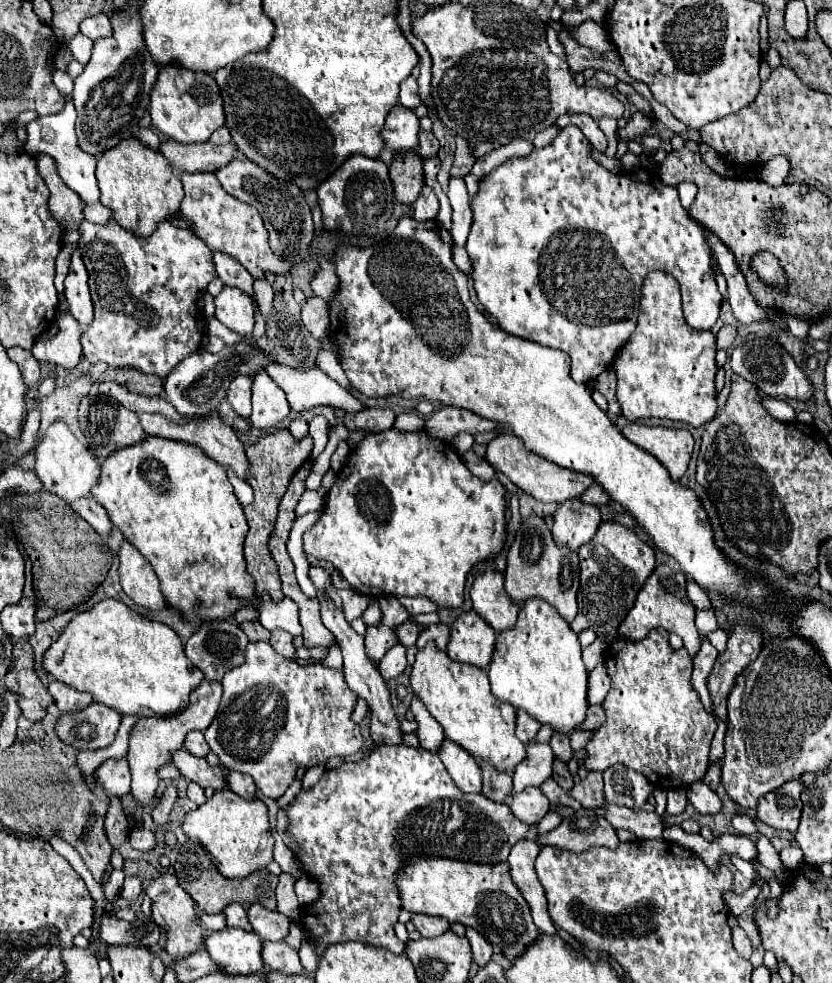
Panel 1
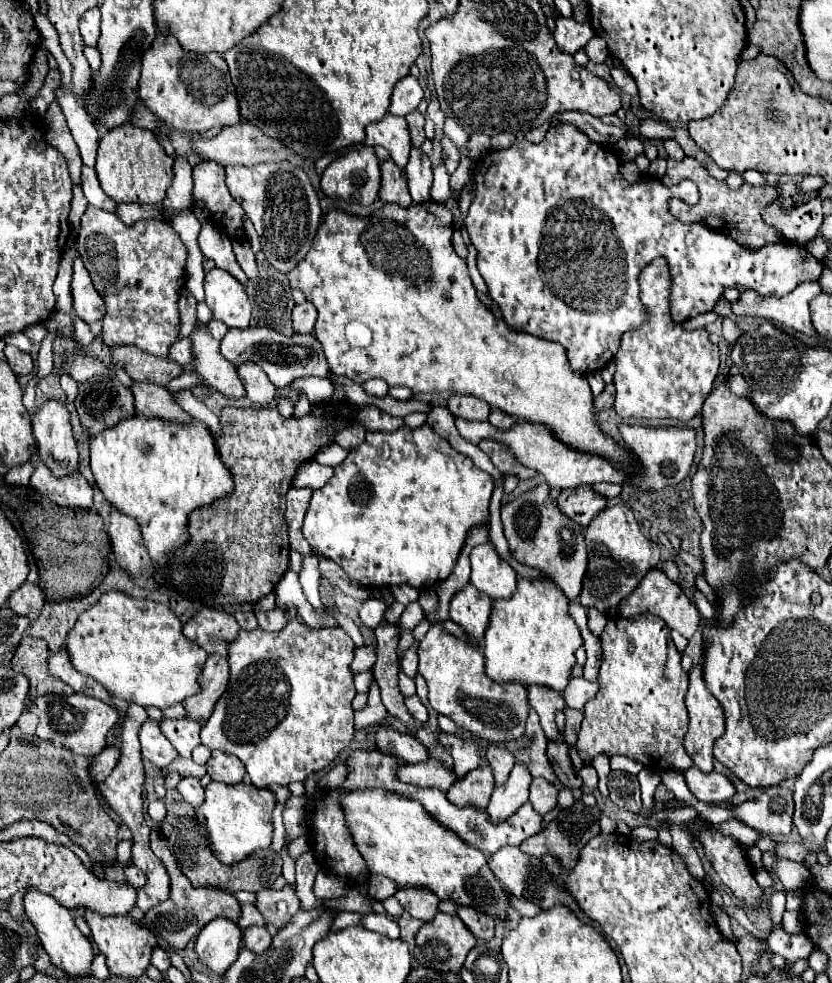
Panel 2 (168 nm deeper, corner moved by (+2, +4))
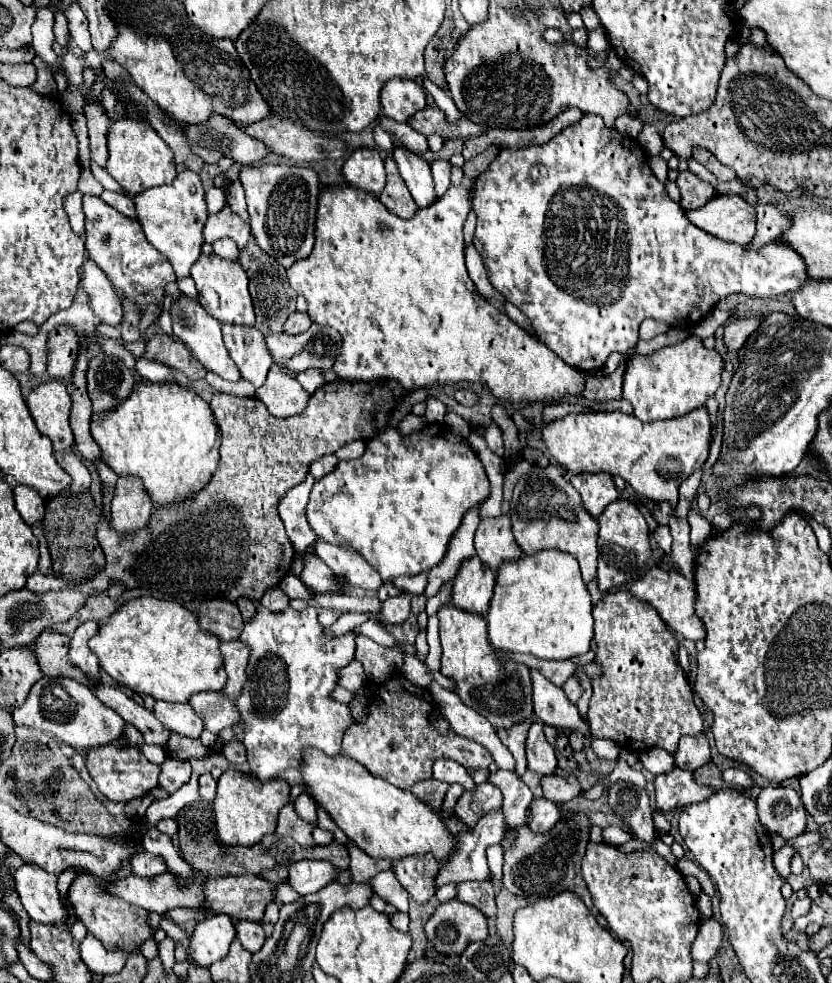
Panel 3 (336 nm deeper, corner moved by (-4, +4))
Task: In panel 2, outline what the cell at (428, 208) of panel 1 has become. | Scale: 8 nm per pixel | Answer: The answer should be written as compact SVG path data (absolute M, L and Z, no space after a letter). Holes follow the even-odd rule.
M412 147L410 161L406 165L406 177L410 185L410 195L414 203L426 203L432 201L430 189L432 189L432 167L428 155L424 155L420 149Z

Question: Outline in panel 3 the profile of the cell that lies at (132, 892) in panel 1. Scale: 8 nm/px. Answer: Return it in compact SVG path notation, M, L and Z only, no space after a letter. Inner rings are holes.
M144 851L142 855L132 855L130 859L132 869L136 875L160 875L166 871L166 863L162 863L162 859L158 859L158 855L150 855L148 851Z

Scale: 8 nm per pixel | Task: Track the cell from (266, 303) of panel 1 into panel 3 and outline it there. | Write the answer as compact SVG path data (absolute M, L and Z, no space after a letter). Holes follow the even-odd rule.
M226 205L222 211L218 211L216 215L210 215L204 227L204 241L214 243L216 239L220 239L220 235L226 235L230 239L236 241L236 245L242 249L248 239L250 239L250 227L248 223L230 209L230 205Z

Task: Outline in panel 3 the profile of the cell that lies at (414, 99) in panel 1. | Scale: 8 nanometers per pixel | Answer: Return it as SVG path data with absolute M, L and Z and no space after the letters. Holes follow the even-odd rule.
M390 79L380 91L382 113L396 119L408 121L410 115L426 107L426 93L424 89L414 83L412 79Z

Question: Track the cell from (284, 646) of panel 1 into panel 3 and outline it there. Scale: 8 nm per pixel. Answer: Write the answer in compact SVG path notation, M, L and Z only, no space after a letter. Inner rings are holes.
M270 587L270 591L266 591L266 595L260 599L260 603L272 611L282 611L284 607L290 605L290 599L280 587Z

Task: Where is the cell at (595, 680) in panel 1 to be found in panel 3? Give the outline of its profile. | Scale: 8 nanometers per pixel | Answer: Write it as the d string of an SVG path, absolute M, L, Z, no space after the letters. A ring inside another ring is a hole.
M570 677L570 679L562 685L562 689L564 689L568 701L572 701L572 703L576 703L576 701L580 699L580 695L582 695L582 687L578 685L578 681L576 681L574 677Z

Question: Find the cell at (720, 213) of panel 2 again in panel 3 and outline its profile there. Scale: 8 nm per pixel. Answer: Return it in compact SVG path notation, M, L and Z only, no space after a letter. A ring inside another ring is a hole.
M680 171L676 185L680 187L680 193L682 193L682 201L680 201L682 209L698 209L716 195L714 187L702 181L692 171Z

